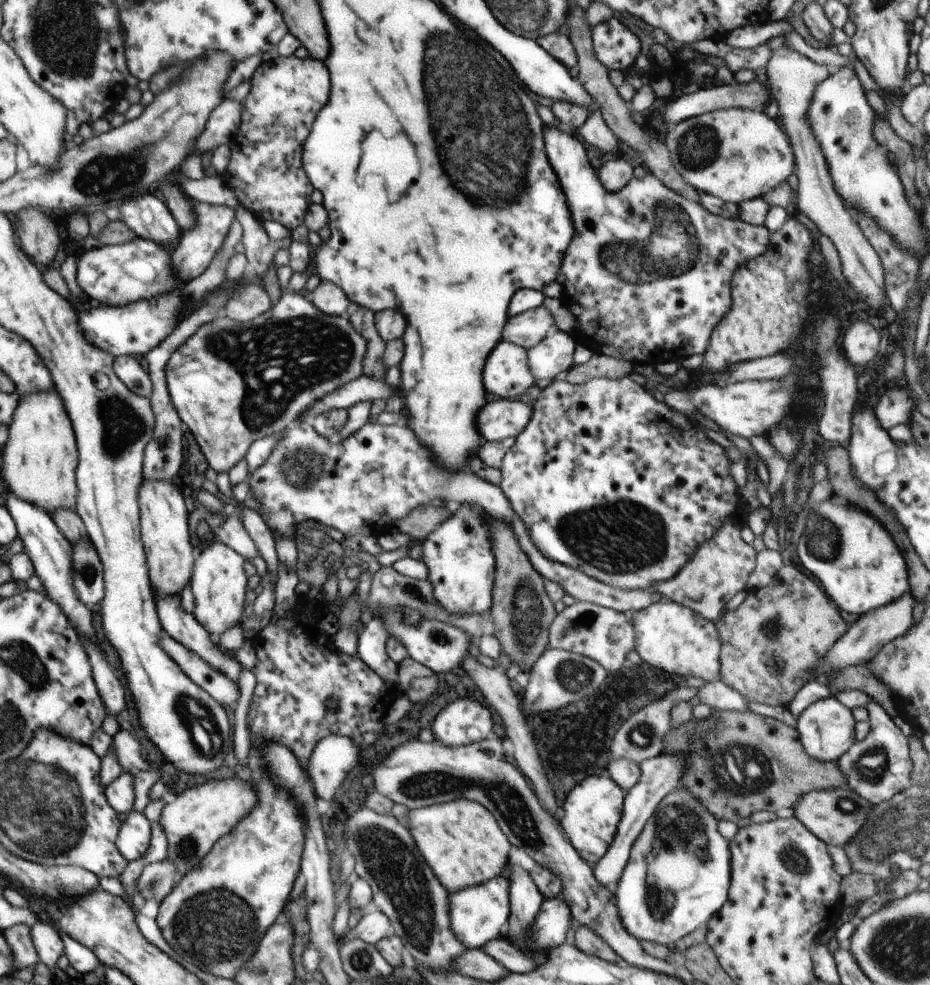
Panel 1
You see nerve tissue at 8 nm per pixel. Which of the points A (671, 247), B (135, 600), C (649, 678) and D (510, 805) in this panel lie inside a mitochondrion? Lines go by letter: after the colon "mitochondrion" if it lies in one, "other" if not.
A: mitochondrion
B: other
C: other
D: mitochondrion

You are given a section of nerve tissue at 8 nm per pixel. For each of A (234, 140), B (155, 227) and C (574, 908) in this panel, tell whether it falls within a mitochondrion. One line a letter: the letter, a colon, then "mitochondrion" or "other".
A: other
B: other
C: other

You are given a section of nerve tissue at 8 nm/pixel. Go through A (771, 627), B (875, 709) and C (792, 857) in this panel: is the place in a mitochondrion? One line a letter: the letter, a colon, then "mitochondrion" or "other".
A: mitochondrion
B: other
C: mitochondrion

